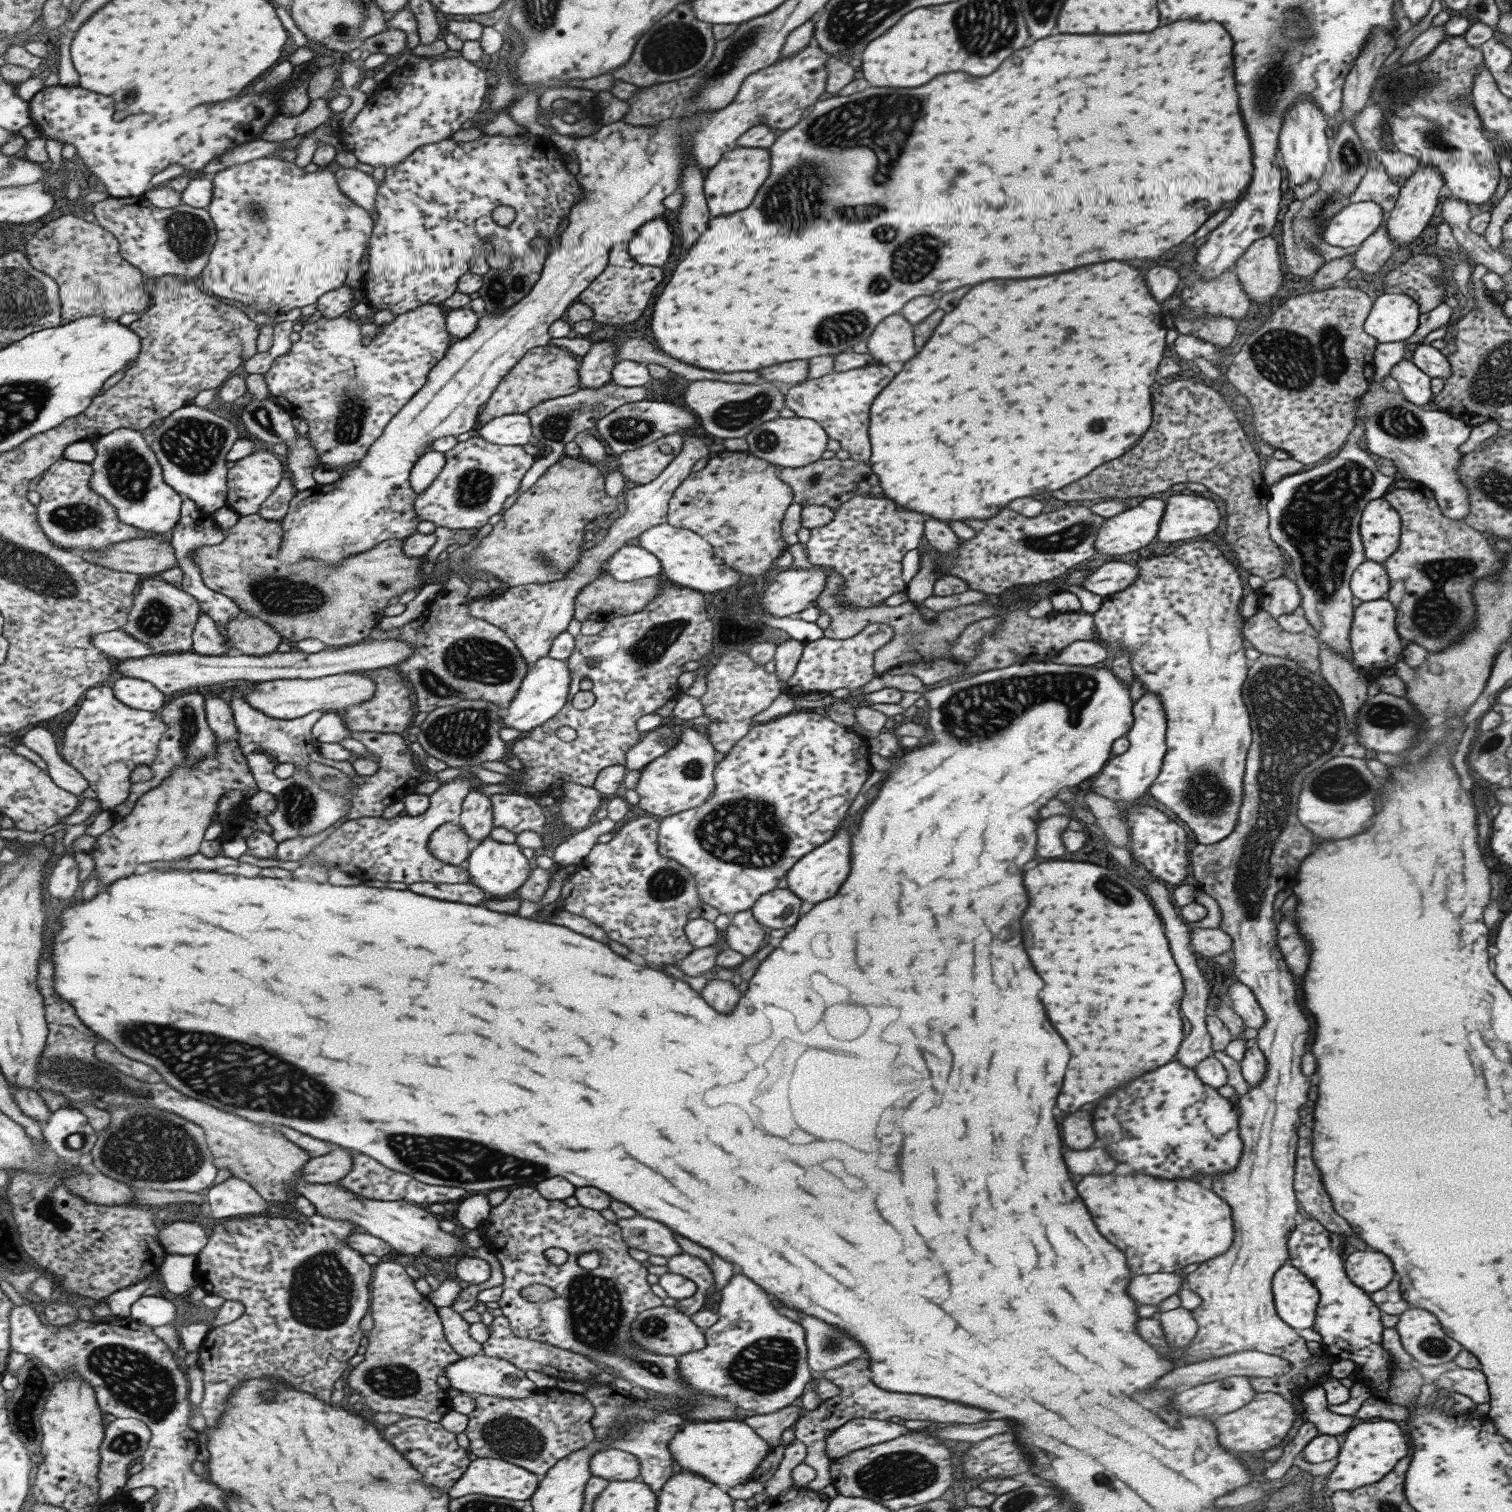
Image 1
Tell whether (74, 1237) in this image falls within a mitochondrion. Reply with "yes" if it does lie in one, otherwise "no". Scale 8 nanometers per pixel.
no

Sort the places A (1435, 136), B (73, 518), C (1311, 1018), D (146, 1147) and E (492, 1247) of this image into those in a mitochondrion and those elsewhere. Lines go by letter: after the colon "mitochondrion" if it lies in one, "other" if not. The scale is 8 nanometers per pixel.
A: mitochondrion
B: mitochondrion
C: other
D: mitochondrion
E: other

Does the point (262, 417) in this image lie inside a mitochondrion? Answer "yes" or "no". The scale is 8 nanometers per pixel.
yes

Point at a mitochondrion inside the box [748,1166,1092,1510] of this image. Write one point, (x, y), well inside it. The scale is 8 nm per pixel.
(899, 1474)

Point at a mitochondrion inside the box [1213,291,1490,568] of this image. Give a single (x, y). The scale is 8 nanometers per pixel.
(1291, 361)

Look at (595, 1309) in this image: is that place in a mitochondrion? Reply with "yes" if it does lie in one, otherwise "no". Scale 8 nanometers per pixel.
yes

